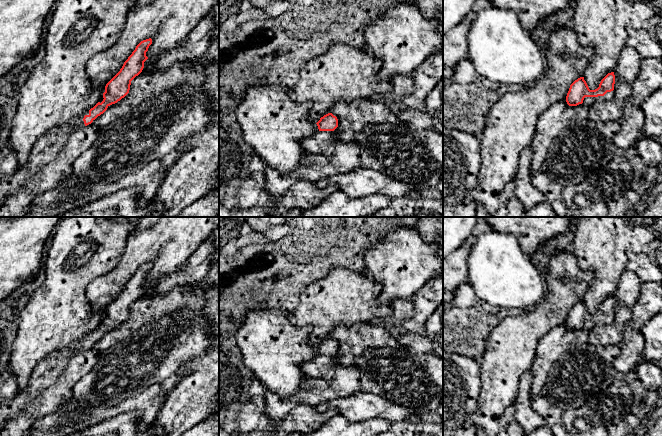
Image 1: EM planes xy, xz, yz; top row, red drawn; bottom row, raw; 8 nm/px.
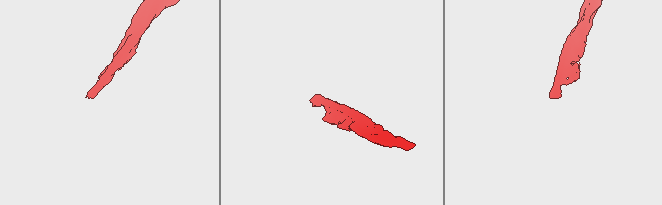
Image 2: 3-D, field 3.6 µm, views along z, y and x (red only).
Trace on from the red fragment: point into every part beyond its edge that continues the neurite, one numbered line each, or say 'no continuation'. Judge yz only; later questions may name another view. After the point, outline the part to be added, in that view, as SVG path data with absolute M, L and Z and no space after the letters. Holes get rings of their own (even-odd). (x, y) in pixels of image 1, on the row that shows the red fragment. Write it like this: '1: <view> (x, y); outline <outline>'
1: yz (588, 101); outline M614 91L607 92L604 96L598 96L598 97L585 97L583 100L583 104L587 106L591 106L599 101L603 100L612 100L614 98Z

